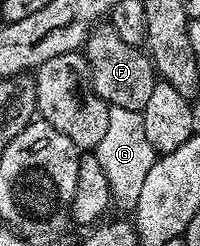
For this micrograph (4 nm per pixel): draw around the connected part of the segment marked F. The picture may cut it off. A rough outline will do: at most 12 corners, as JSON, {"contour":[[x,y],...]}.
{"contour":[[111,25],[82,53],[109,108],[143,112],[158,82],[152,60]]}

